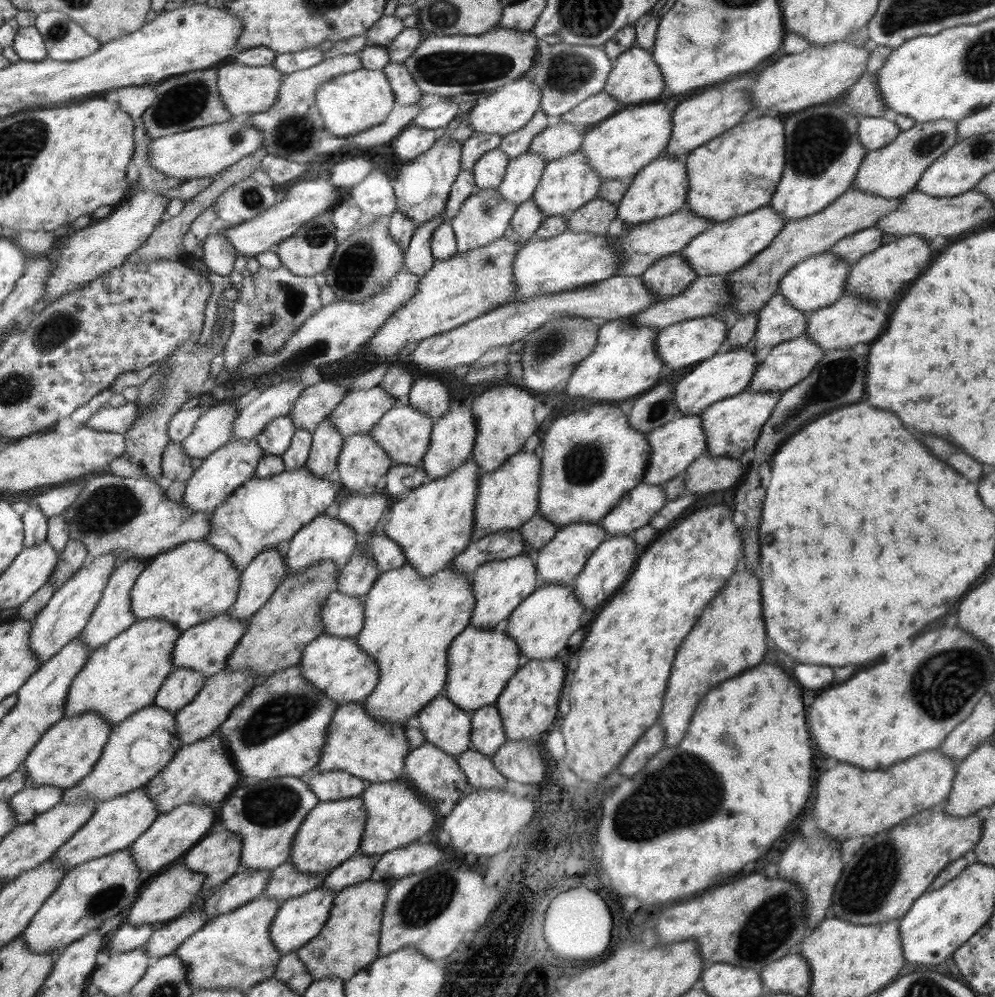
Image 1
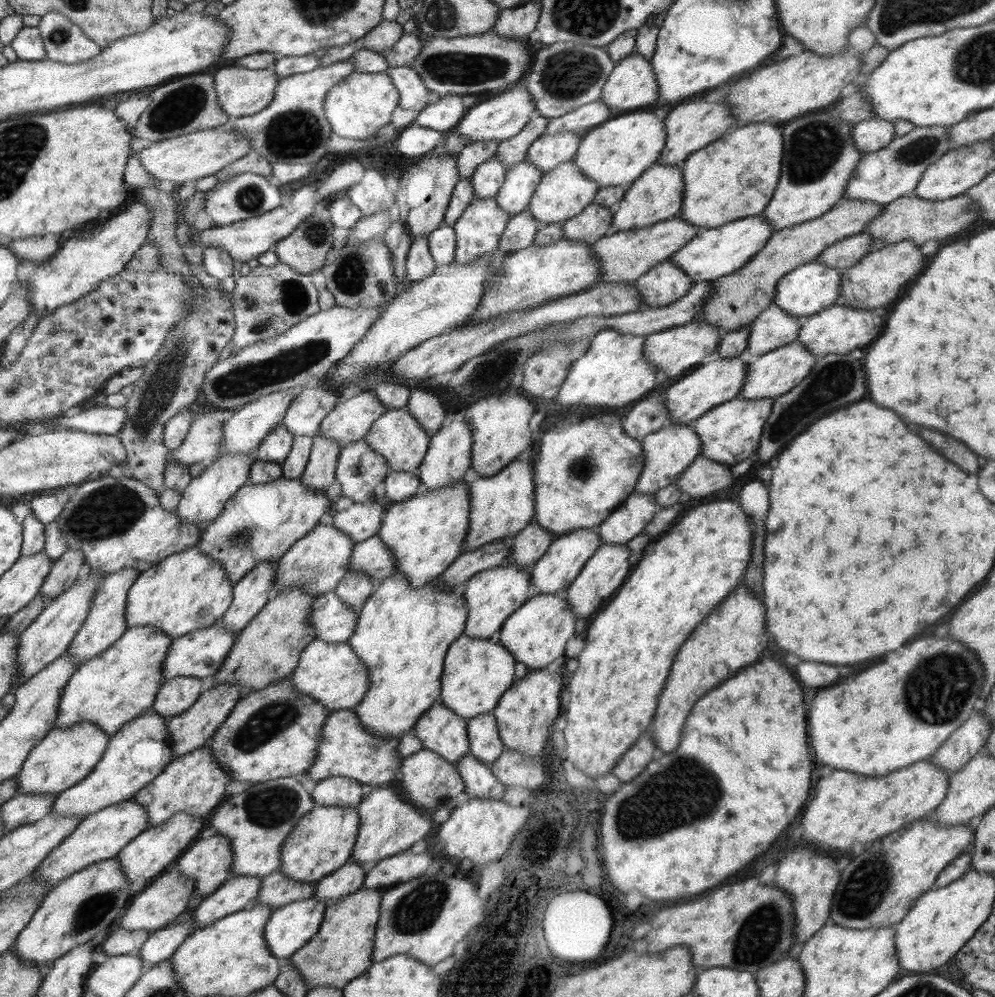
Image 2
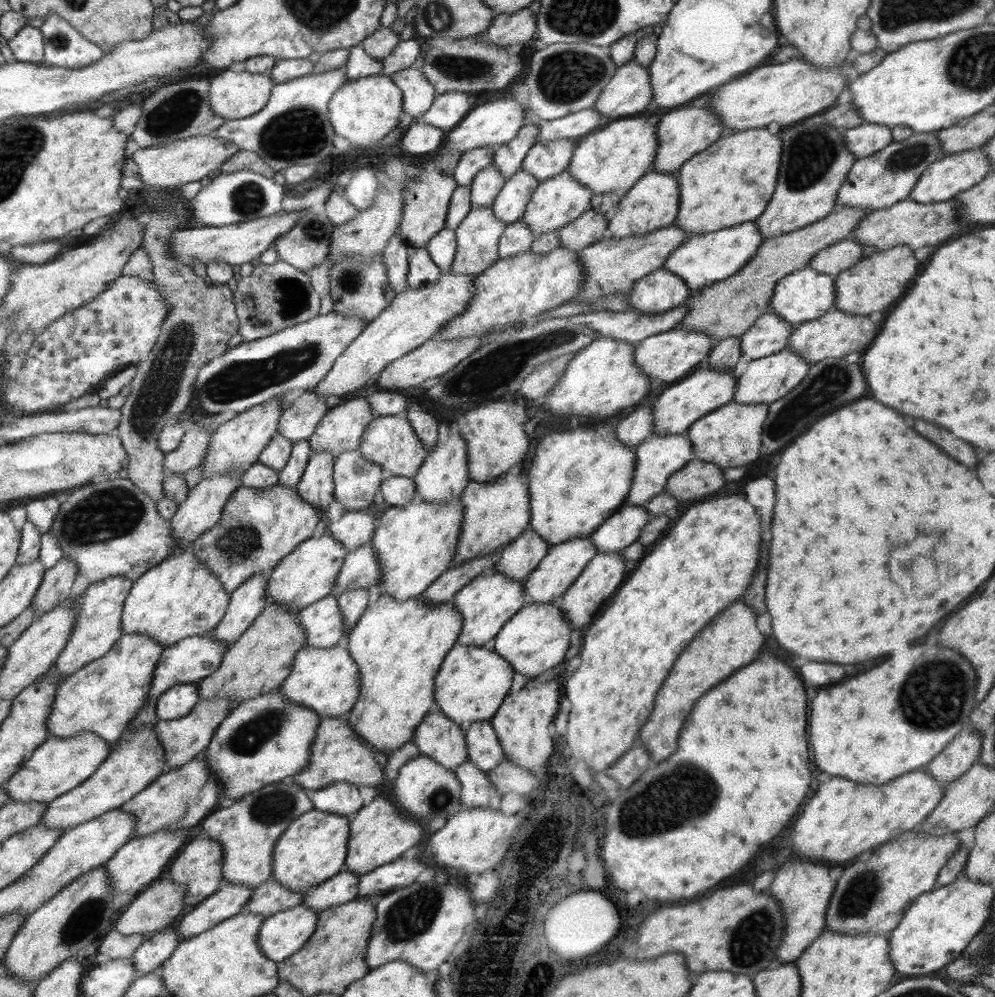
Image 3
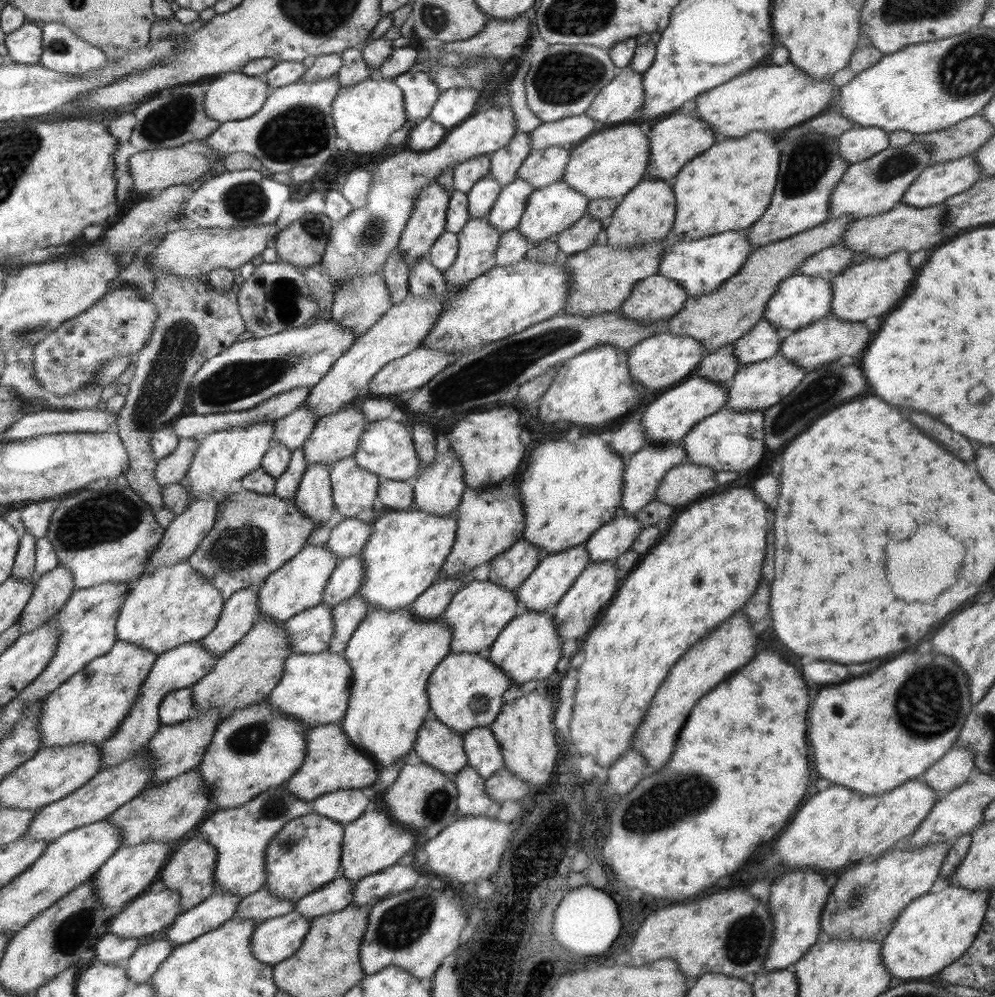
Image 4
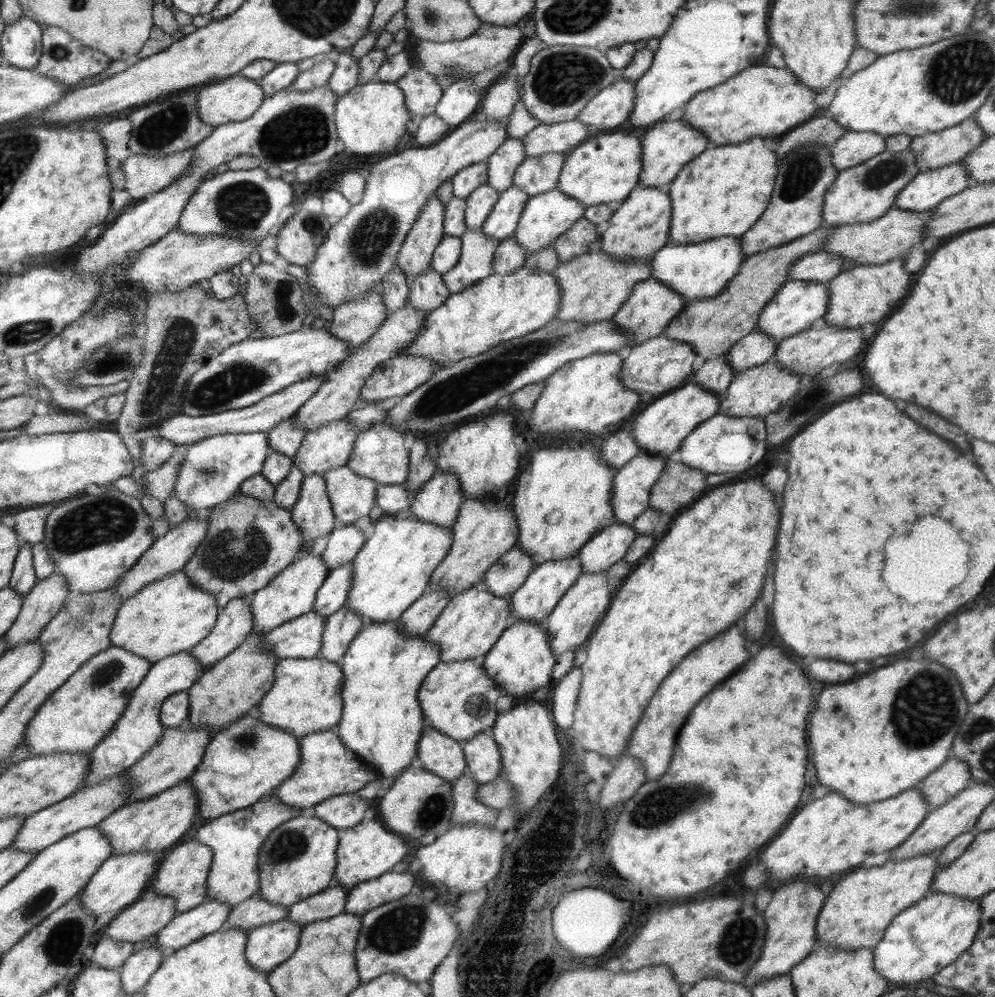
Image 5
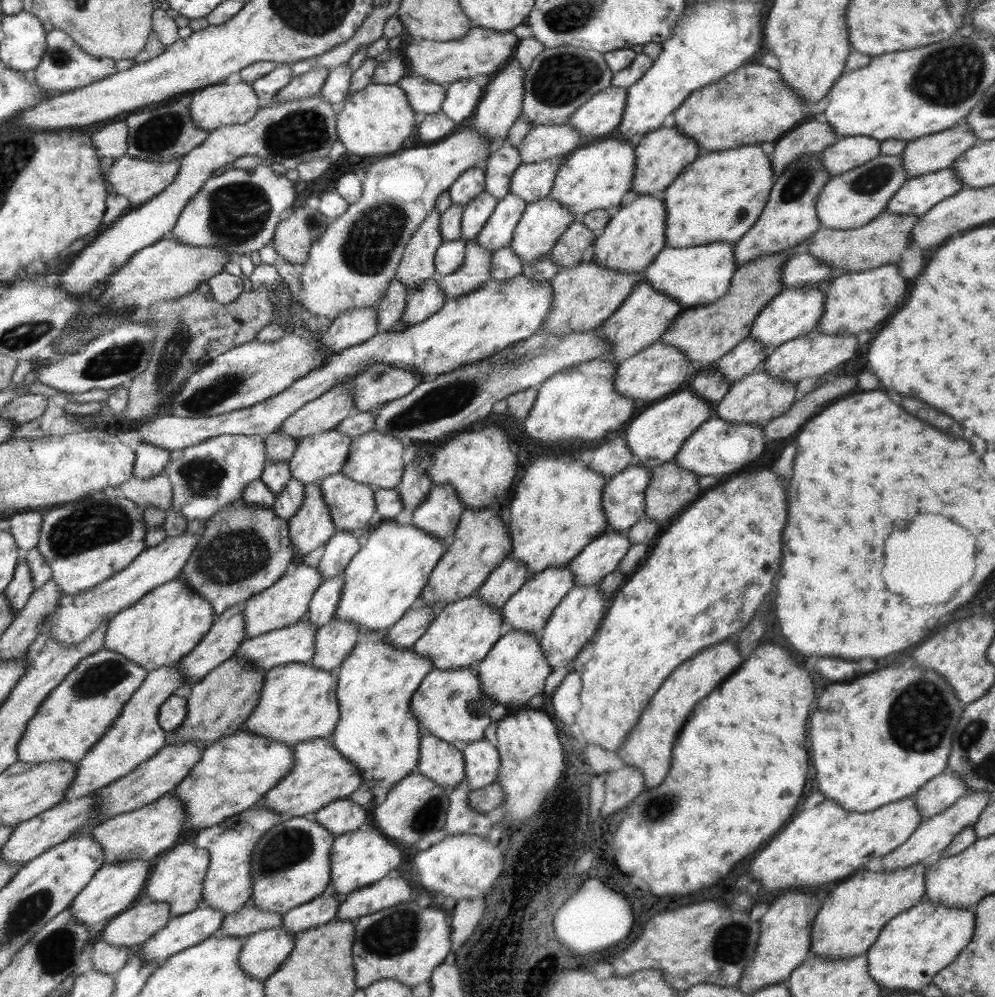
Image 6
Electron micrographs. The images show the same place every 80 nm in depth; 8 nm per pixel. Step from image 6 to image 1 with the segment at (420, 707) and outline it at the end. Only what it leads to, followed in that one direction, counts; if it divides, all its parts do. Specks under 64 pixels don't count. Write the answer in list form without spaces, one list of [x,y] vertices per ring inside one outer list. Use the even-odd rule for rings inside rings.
[[[469,625],[448,647],[448,675],[442,694],[467,712],[495,704],[506,683],[518,671],[520,655],[516,641],[506,631],[486,631]]]

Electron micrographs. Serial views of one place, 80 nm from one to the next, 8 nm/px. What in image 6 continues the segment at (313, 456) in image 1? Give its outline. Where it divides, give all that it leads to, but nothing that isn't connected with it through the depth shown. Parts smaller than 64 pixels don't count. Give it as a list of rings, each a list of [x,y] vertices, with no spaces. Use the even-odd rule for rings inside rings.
[[[318,482],[305,485],[304,502],[288,524],[295,556],[310,554],[336,533]]]

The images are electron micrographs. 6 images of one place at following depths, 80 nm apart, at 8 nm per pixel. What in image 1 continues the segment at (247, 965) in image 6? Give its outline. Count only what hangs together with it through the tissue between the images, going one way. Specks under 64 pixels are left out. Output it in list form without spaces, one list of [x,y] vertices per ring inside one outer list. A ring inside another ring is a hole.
[[[323,885],[317,886],[306,894],[289,898],[282,906],[279,906],[278,912],[272,920],[270,936],[275,947],[282,955],[298,950],[324,928],[324,923],[328,920],[336,893],[329,890],[329,888],[324,888]]]

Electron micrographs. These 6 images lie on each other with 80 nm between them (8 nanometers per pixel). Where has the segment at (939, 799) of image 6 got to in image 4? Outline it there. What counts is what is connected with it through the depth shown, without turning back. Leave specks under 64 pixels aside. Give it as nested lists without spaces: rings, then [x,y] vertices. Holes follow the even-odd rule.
[[[954,744],[920,779],[933,788],[940,799],[969,780],[975,771],[973,752],[970,747]]]

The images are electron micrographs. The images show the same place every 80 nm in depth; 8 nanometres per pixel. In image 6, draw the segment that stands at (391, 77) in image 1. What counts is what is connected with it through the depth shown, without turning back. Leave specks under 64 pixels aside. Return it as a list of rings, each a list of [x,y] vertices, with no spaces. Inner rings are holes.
[[[408,73],[397,85],[407,94],[408,102],[415,113],[434,114],[440,110],[445,99],[446,87],[423,76]]]

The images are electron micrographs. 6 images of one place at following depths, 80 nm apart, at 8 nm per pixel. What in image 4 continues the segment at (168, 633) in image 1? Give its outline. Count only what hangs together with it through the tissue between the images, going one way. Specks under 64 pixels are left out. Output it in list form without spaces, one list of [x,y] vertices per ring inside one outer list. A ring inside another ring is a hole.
[[[117,641],[105,655],[96,657],[83,670],[68,678],[42,700],[37,720],[42,746],[99,745],[112,738],[131,709],[142,683],[148,678],[156,657],[142,647]]]

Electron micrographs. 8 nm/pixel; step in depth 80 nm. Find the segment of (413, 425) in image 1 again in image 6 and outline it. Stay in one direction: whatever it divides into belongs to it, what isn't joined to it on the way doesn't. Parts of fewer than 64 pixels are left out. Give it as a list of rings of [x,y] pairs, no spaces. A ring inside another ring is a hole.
[[[372,429],[358,437],[353,437],[348,458],[341,472],[350,476],[352,480],[372,486],[374,489],[395,489],[405,471],[404,460],[402,460],[404,448],[401,440]]]

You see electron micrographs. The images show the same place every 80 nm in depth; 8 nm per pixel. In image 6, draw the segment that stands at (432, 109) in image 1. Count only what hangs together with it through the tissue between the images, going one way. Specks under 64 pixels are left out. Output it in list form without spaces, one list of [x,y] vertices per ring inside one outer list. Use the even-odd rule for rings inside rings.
[[[460,79],[450,83],[445,89],[445,99],[440,110],[454,124],[461,123],[468,117],[472,117],[484,88],[480,87],[473,79]]]

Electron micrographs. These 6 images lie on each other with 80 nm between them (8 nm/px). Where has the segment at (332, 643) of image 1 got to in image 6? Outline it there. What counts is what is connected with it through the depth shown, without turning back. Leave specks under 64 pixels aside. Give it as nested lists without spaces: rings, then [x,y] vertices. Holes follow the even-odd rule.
[[[288,663],[266,671],[260,698],[245,721],[244,727],[266,739],[294,746],[318,738],[328,739],[340,718],[336,673],[322,671],[308,663]]]

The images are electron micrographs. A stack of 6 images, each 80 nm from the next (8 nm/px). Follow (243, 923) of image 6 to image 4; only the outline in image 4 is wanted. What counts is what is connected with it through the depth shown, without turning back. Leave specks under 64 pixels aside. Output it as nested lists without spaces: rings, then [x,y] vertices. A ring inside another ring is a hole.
[[[266,886],[240,899],[231,920],[252,920],[261,923],[270,918],[284,916],[295,908],[294,900],[278,898]]]

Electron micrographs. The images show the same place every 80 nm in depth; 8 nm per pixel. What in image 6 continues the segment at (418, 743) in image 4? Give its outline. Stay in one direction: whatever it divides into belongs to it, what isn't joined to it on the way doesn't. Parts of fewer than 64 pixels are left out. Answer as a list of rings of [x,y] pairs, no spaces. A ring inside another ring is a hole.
[[[423,732],[416,772],[433,780],[442,788],[449,791],[454,789],[465,779],[461,746],[450,745],[428,732]]]

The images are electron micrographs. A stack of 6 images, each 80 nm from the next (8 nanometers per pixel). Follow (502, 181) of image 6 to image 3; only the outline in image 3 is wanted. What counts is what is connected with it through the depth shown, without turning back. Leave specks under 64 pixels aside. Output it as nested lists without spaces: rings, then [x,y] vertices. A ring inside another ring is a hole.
[[[540,120],[538,124],[524,125],[511,142],[499,146],[494,154],[492,164],[500,171],[504,178],[510,178],[521,169],[524,158],[530,148],[534,146],[540,132]]]

